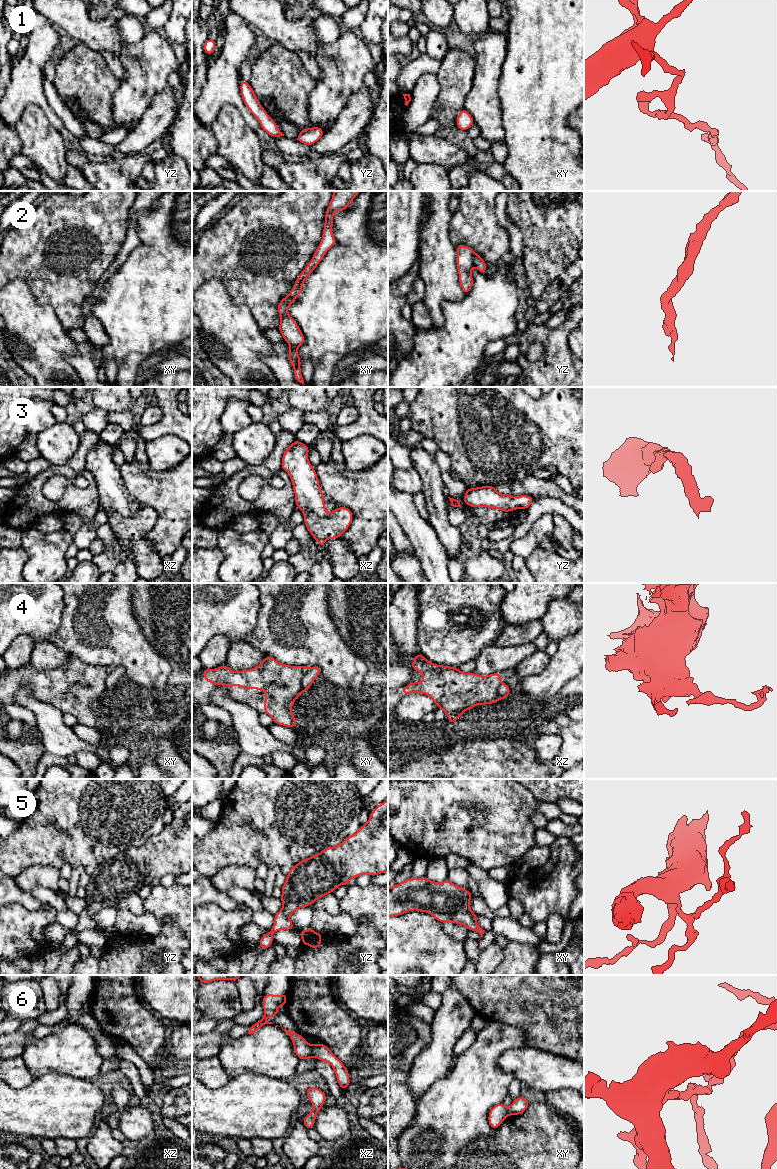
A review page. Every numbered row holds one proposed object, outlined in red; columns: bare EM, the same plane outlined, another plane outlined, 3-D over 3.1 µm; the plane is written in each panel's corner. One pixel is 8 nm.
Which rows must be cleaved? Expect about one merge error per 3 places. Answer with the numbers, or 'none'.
6

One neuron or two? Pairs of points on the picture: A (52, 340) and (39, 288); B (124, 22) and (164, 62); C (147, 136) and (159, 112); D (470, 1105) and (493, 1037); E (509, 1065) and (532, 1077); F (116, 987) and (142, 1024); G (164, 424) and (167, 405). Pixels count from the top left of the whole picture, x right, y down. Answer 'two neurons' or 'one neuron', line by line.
A: two neurons
B: two neurons
C: one neuron
D: one neuron
E: one neuron
F: one neuron
G: one neuron

